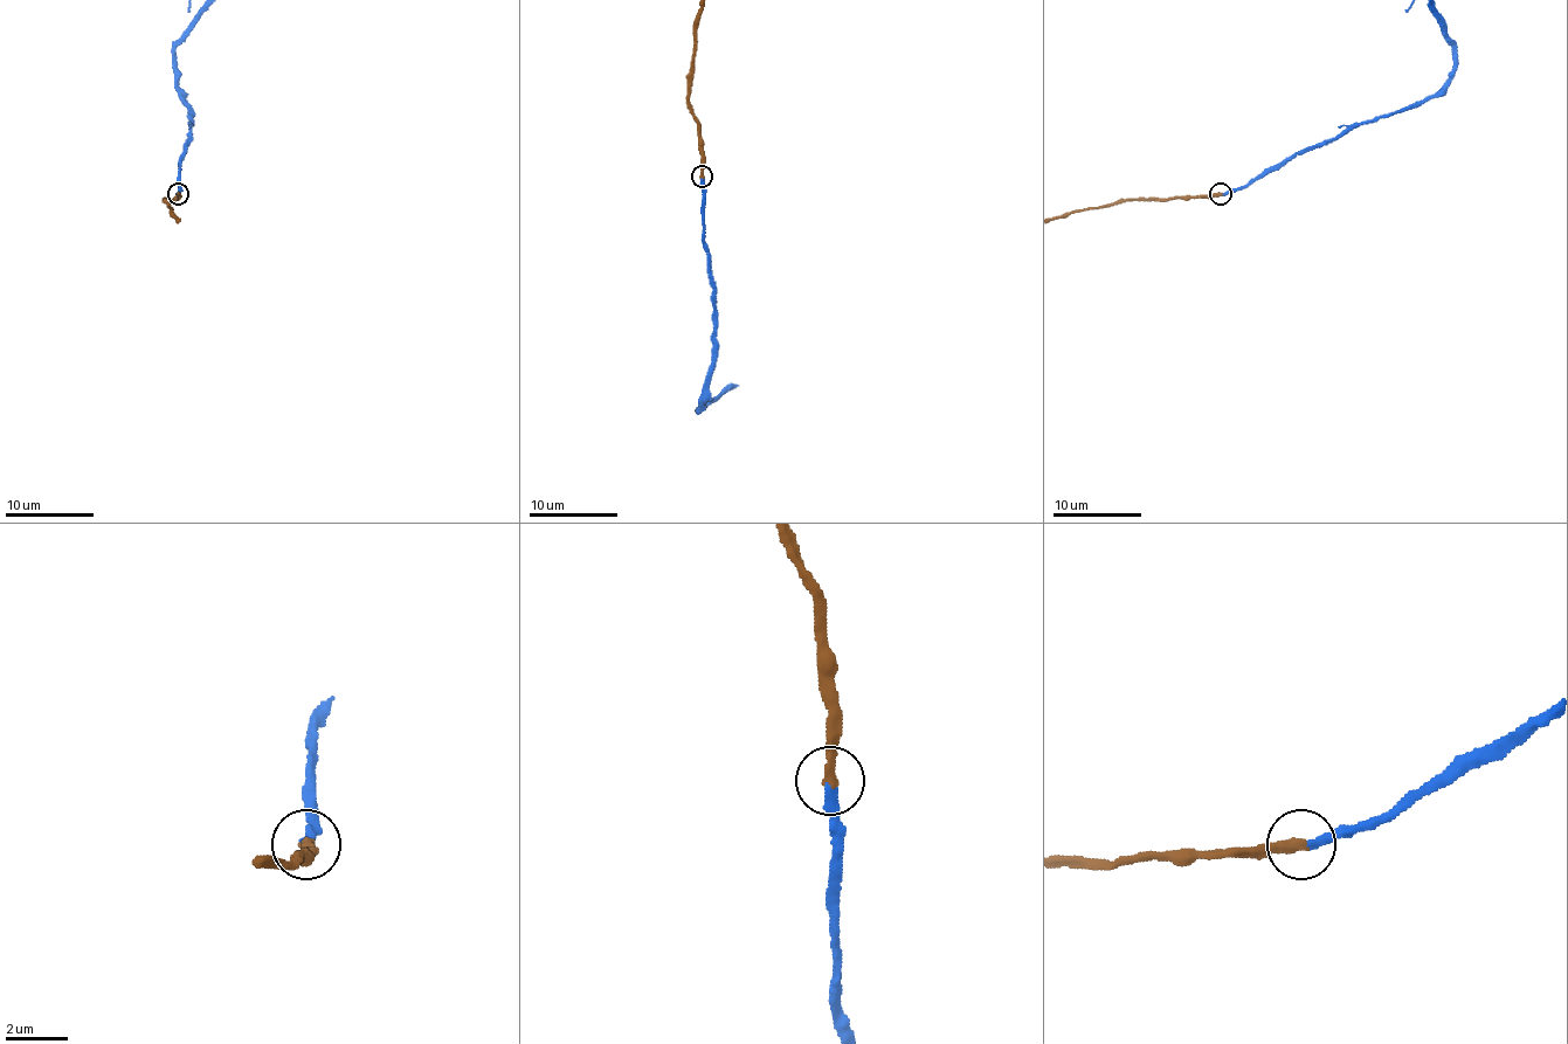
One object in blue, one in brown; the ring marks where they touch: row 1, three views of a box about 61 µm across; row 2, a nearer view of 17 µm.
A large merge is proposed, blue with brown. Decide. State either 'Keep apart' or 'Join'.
Join

